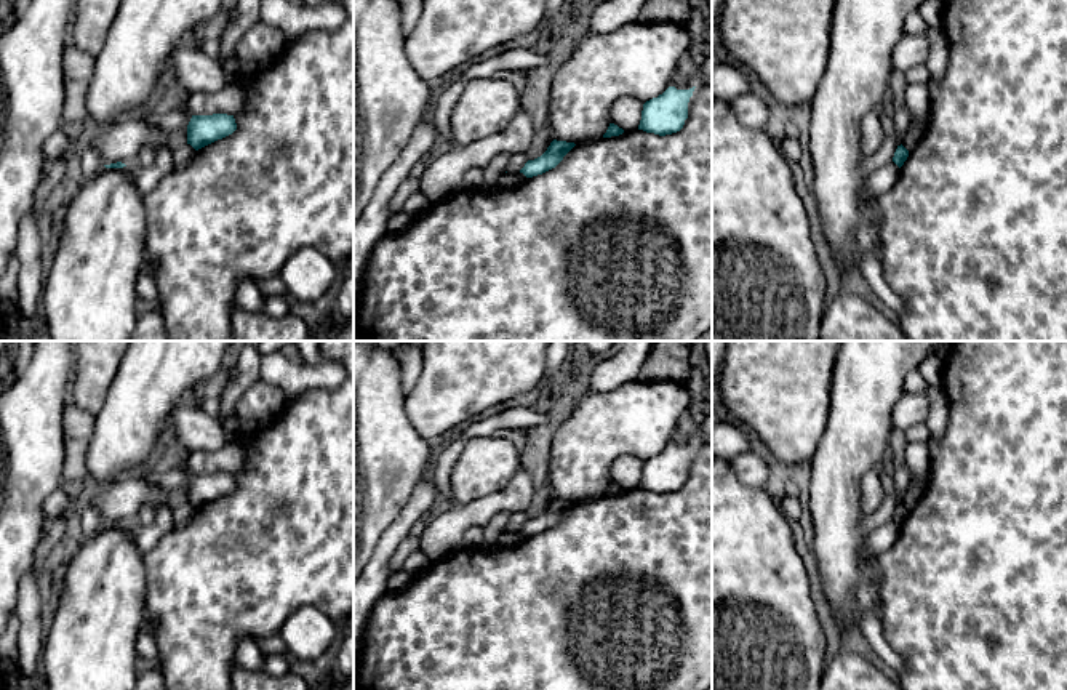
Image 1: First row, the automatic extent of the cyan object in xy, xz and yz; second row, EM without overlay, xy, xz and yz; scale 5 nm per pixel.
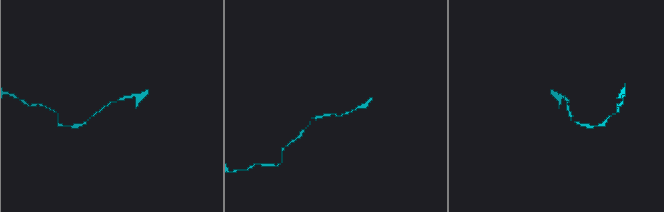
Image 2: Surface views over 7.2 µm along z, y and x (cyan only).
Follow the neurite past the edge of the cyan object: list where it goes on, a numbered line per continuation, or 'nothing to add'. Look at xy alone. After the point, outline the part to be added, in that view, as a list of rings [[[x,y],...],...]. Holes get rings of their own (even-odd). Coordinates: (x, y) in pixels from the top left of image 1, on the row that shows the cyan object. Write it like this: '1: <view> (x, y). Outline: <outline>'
nothing to add

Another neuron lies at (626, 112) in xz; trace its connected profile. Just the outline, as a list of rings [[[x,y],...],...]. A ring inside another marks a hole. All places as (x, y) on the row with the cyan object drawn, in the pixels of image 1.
[[[622,96],[616,99],[609,110],[609,122],[624,131],[638,130],[643,104],[643,101],[632,96]]]

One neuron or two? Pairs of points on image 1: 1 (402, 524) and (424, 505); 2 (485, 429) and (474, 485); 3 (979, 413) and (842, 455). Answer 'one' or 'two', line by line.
1: one
2: two
3: two

